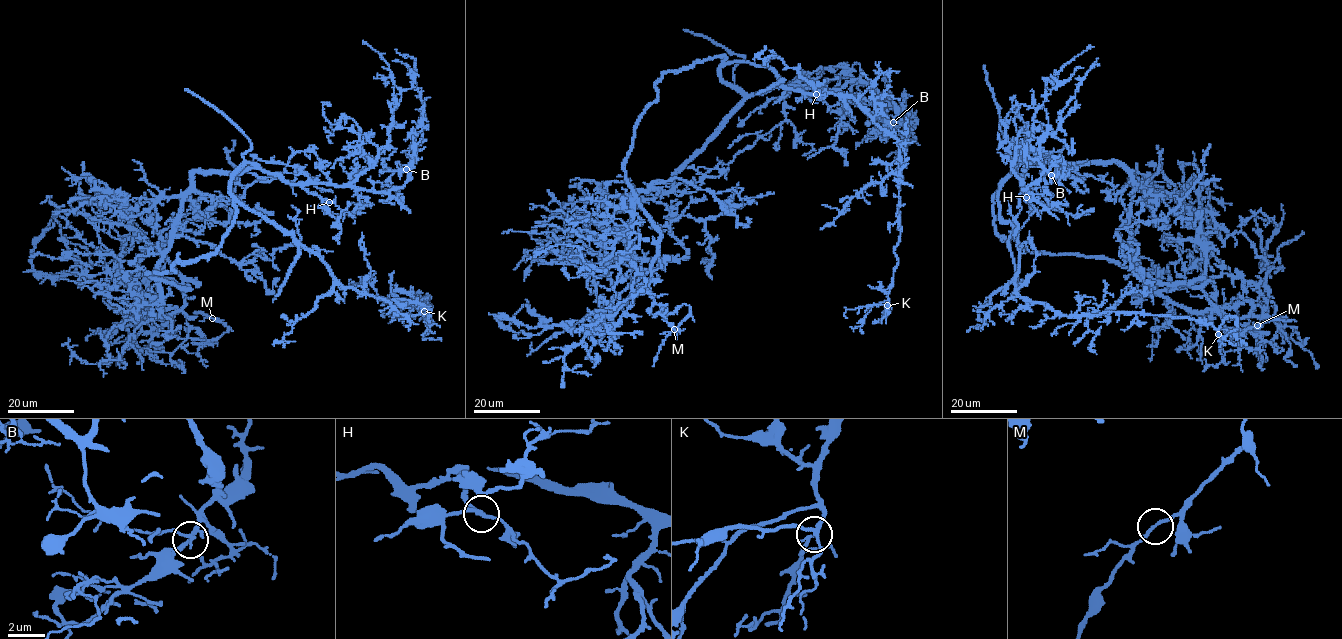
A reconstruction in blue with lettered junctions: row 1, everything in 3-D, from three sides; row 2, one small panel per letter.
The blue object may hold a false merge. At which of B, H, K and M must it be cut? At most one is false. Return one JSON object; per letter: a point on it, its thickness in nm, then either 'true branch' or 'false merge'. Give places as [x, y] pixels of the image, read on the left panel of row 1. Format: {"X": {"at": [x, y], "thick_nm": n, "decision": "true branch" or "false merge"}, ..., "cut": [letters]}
{"B": {"at": [406, 169], "thick_nm": 220, "decision": "true branch"}, "H": {"at": [329, 202], "thick_nm": 170, "decision": "true branch"}, "K": {"at": [424, 311], "thick_nm": 200, "decision": "true branch"}, "M": {"at": [212, 318], "thick_nm": 160, "decision": "true branch"}, "cut": []}

